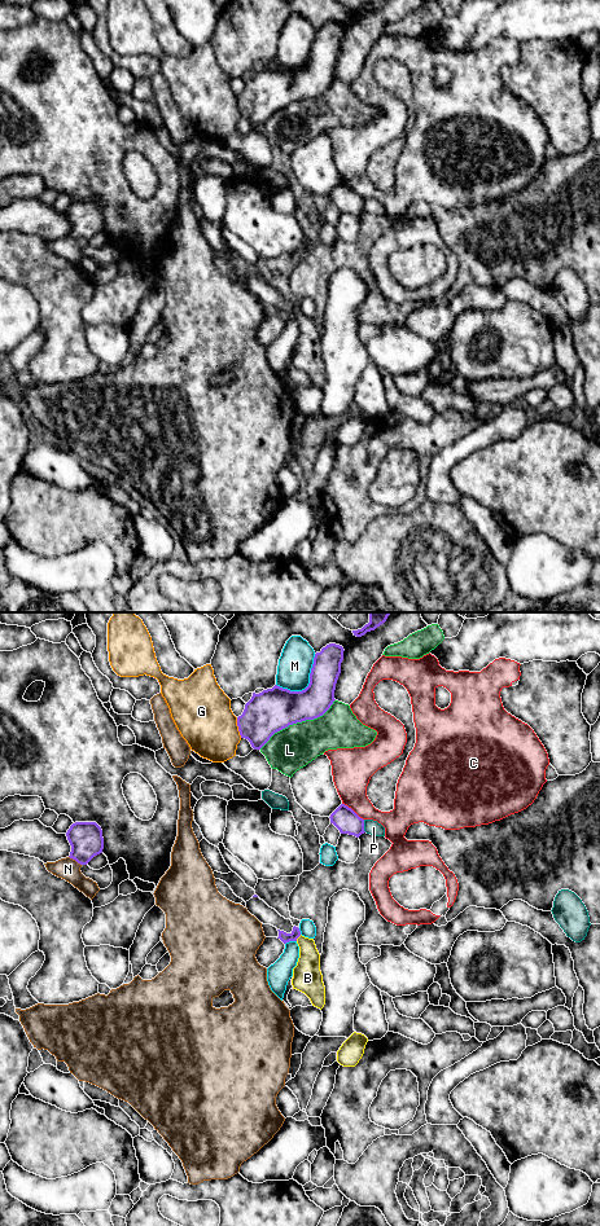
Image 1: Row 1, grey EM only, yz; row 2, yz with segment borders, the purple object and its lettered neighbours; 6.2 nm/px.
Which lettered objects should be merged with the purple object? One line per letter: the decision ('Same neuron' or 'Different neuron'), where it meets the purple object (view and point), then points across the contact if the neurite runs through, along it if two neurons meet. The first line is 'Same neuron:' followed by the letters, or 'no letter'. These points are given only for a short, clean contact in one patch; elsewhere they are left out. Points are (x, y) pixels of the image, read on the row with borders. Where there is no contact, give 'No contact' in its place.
Same neuron: B
B: Same neuron. Touches purple at yz (298, 936). Path across: yz (285, 937), (298, 936), (306, 945), (306, 975)
C: Different neuron. Touches purple at yz (351, 809)
G: Different neuron. Touches purple at yz (239, 728)
L: Different neuron. Touches purple at yz (298, 721)
M: Different neuron. Touches purple at yz (309, 685)
N: Different neuron. Touches purple at yz (75, 860)
P: Different neuron. Touches purple at yz (363, 826)

